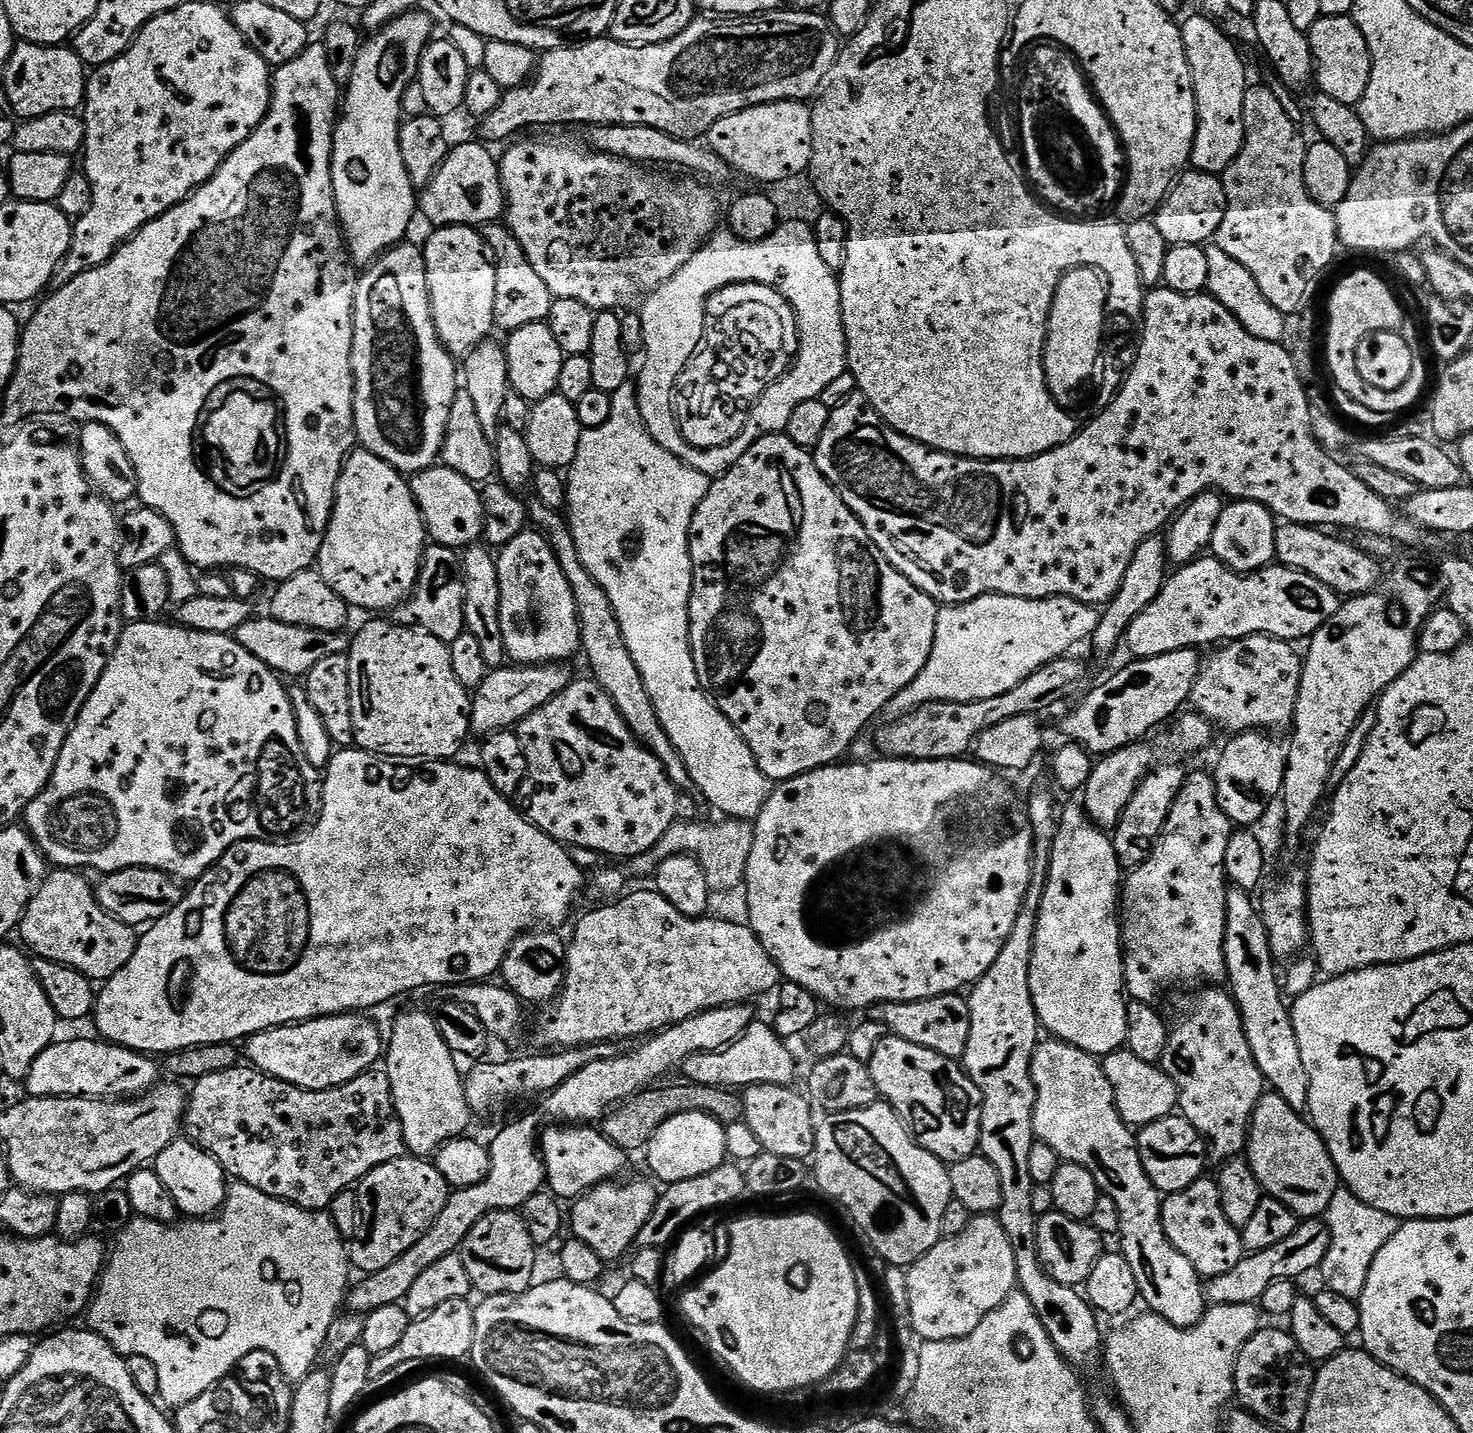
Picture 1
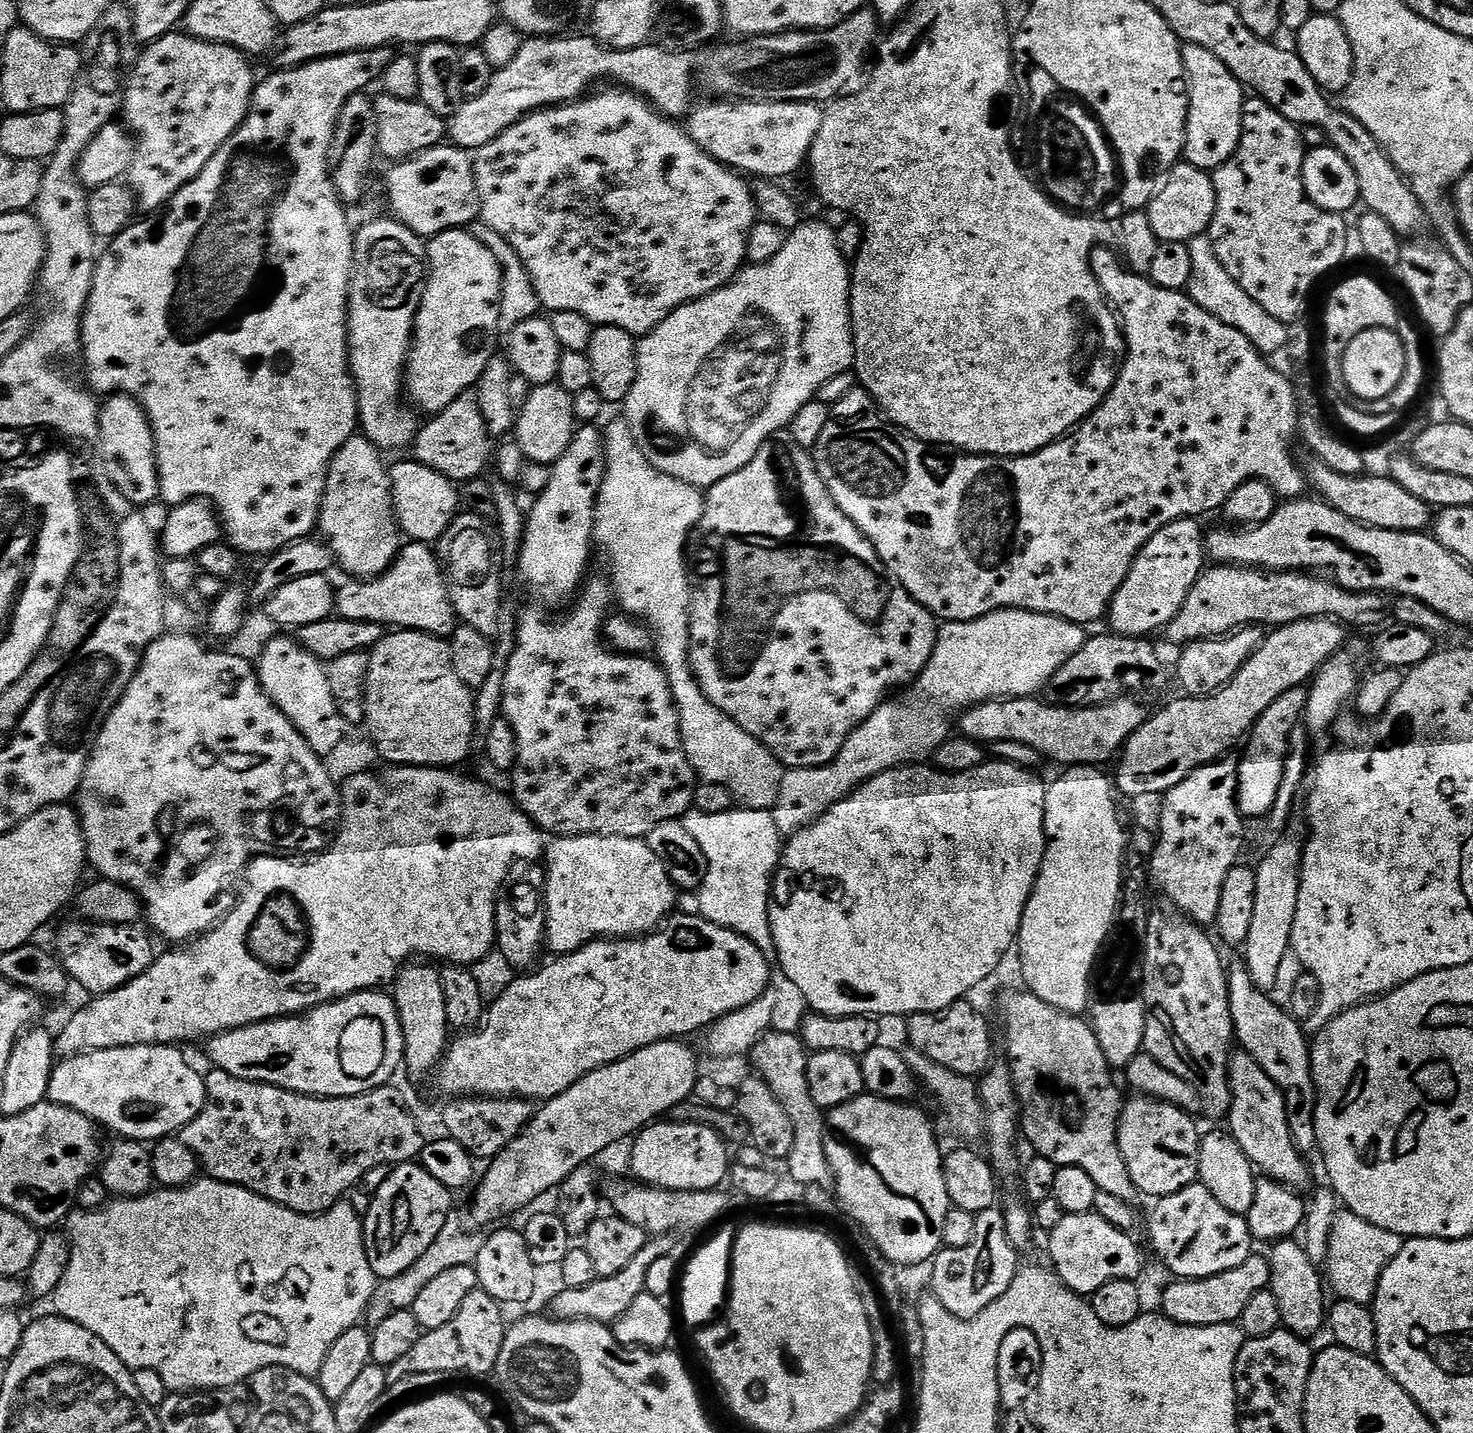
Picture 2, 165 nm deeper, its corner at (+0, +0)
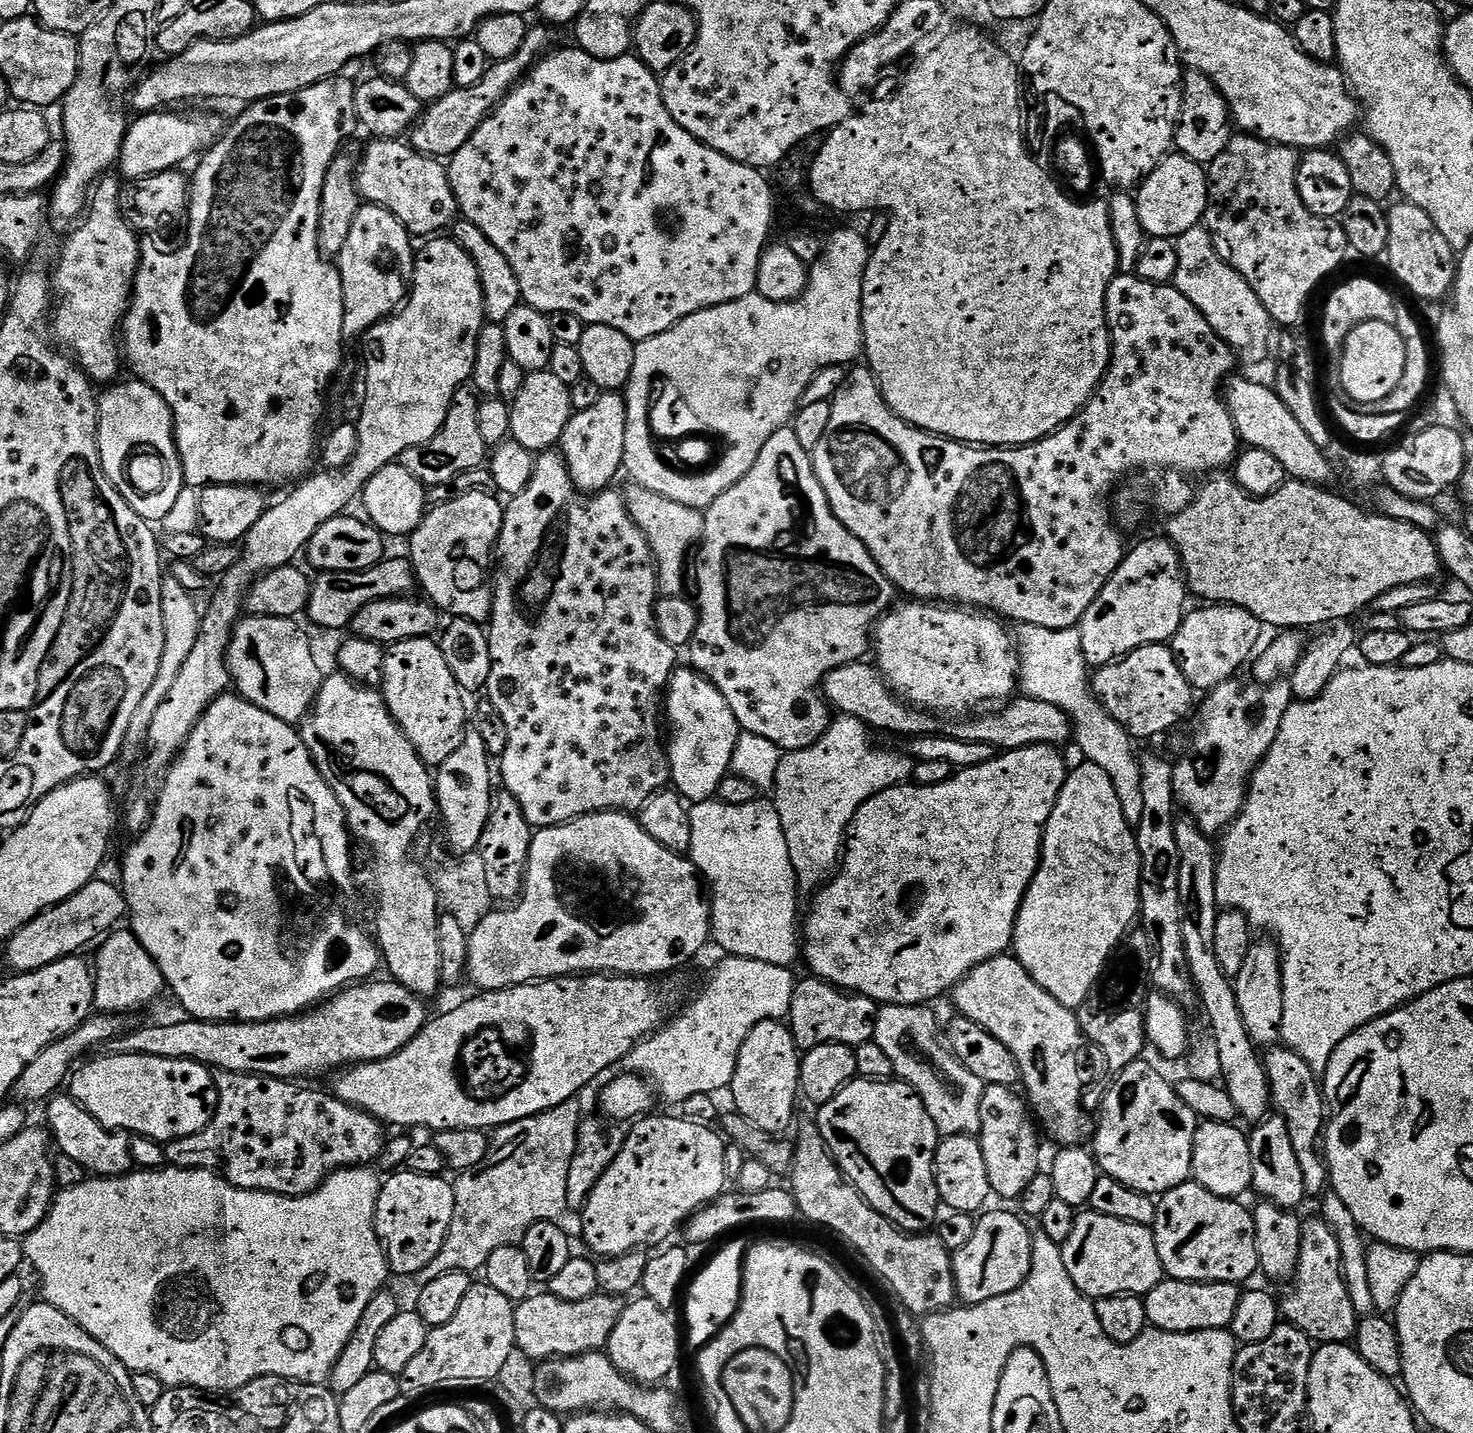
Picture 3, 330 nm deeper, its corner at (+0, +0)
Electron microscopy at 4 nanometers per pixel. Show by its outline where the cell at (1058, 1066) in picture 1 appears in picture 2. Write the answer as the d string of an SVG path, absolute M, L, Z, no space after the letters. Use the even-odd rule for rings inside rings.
M1019 990L1020 992L1004 992L1000 996L1000 1020L1004 1023L1004 1032L1008 1035L1008 1057L1007 1063L1010 1065L1012 1074L1012 1085L1016 1088L1016 1099L1020 1101L1020 1111L1022 1113L1022 1136L1032 1143L1032 1152L1038 1156L1050 1158L1059 1167L1078 1166L1078 1170L1086 1170L1090 1178L1094 1178L1097 1189L1106 1194L1114 1194L1114 1198L1122 1198L1122 1202L1135 1205L1138 1193L1134 1182L1130 1178L1130 1170L1126 1170L1126 1162L1122 1158L1120 1149L1120 1113L1122 1111L1122 1099L1120 1092L1112 1085L1113 1073L1110 1071L1107 1059L1100 1049L1099 1040L1093 1032L1093 1027L1087 1019L1071 1012L1060 1012L1054 1006L1042 1002L1042 998L1035 996L1033 992Z

